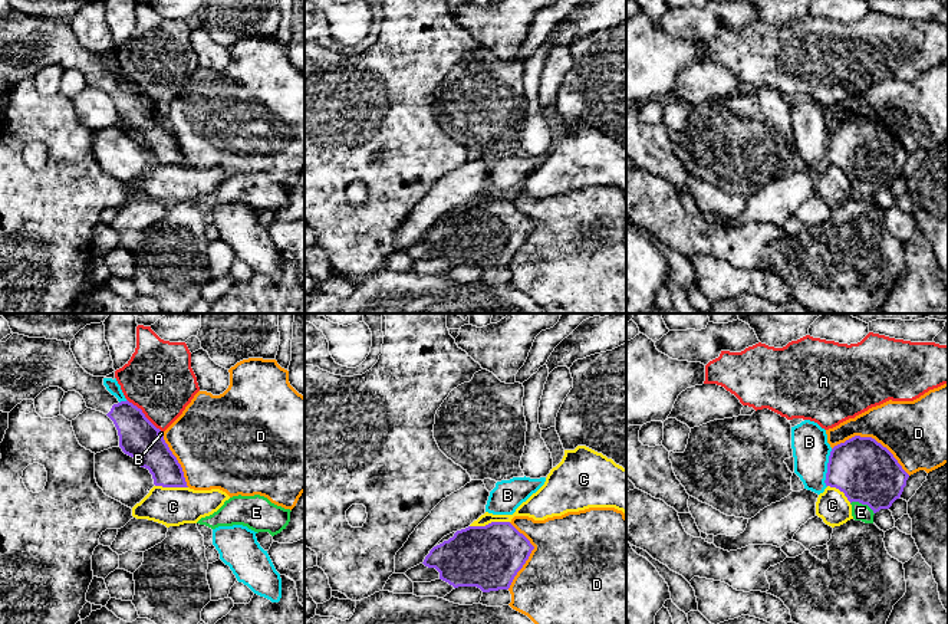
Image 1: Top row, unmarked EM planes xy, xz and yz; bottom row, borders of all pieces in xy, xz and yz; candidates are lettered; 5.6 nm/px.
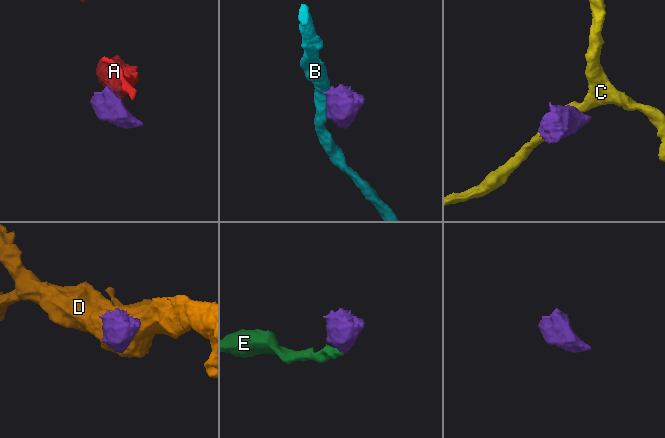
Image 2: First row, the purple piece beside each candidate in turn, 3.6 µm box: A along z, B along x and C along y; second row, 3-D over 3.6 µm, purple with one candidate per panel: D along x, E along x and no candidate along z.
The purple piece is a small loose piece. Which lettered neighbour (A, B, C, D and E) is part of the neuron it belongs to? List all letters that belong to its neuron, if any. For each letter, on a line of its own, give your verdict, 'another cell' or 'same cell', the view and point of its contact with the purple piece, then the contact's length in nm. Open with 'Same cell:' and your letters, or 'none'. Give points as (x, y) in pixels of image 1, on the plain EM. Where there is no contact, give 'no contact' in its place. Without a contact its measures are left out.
Same cell: E
A: another cell; contact xy (144, 92); length 260 nm
B: another cell; contact yz (828, 145); length 220 nm
C: another cell; contact xz (489, 202); length 220 nm
D: another cell; contact yz (871, 115); length 460 nm
E: same cell; contact yz (863, 181); length 150 nm

